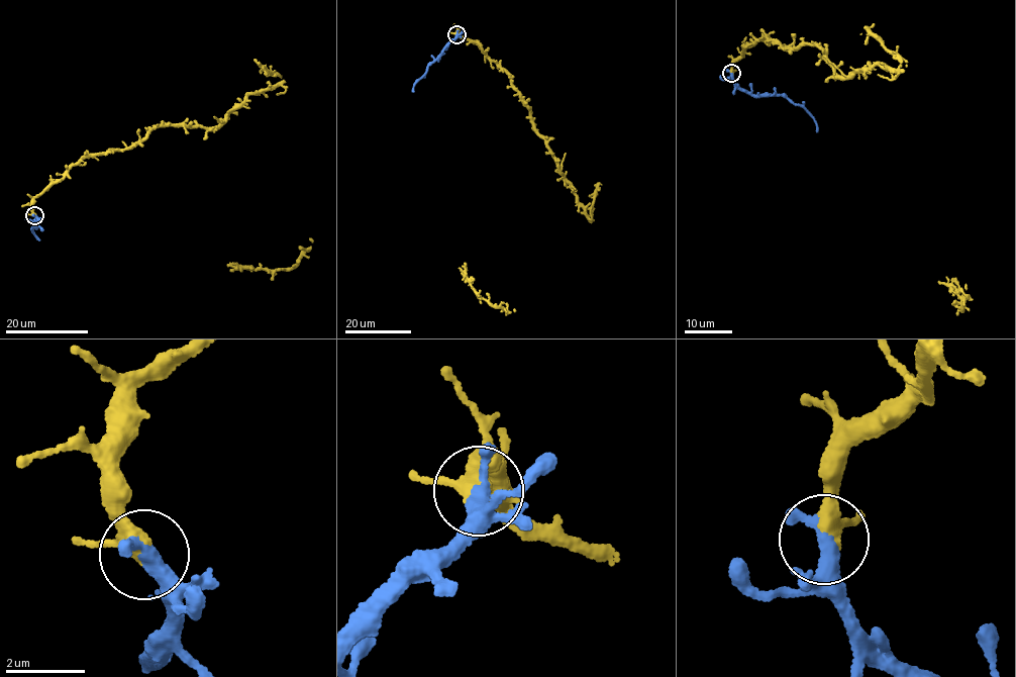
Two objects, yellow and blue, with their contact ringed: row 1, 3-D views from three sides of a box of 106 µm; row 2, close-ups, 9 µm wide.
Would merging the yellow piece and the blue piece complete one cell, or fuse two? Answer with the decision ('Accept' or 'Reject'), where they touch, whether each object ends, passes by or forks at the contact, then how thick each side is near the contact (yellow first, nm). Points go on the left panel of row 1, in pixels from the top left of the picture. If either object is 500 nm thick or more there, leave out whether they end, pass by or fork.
Accept. Place: (34, 215). At the ring yellow passes by. At the ring blue ends. Thickness 360 nm (yellow) against 480 nm

